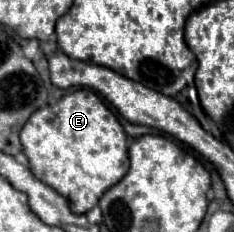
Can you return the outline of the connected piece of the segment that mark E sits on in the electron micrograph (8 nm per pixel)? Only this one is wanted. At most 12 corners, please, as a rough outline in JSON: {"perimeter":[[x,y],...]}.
{"perimeter":[[89,88],[21,128],[31,172],[73,214],[129,170],[127,136]]}

